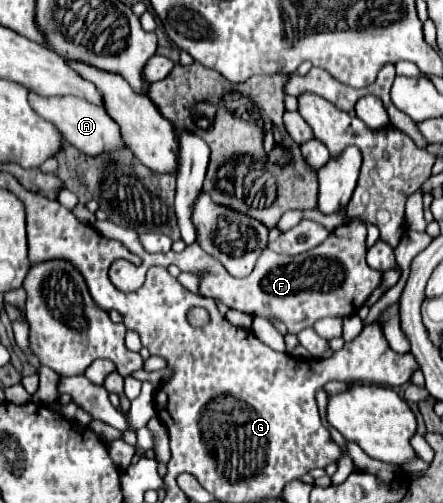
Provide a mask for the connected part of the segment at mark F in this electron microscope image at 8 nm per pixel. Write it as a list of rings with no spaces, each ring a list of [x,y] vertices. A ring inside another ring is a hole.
[[[96,221],[96,231],[100,231],[100,235],[104,235],[106,239],[116,239],[124,243],[132,253],[136,253],[144,261],[146,267],[176,265],[180,267],[180,271],[186,273],[204,273],[200,277],[200,293],[204,297],[216,297],[230,309],[248,315],[264,319],[274,315],[286,323],[288,333],[300,333],[302,329],[312,327],[318,319],[324,317],[348,317],[358,313],[368,295],[382,281],[382,273],[374,271],[366,263],[366,225],[360,221],[350,221],[346,225],[336,227],[324,243],[294,257],[276,255],[274,251],[264,249],[254,271],[244,279],[232,277],[226,271],[226,267],[218,259],[212,259],[206,251],[202,251],[198,243],[188,245],[182,253],[170,251],[166,255],[152,255],[144,251],[138,233],[128,227],[114,225],[112,221]]]

